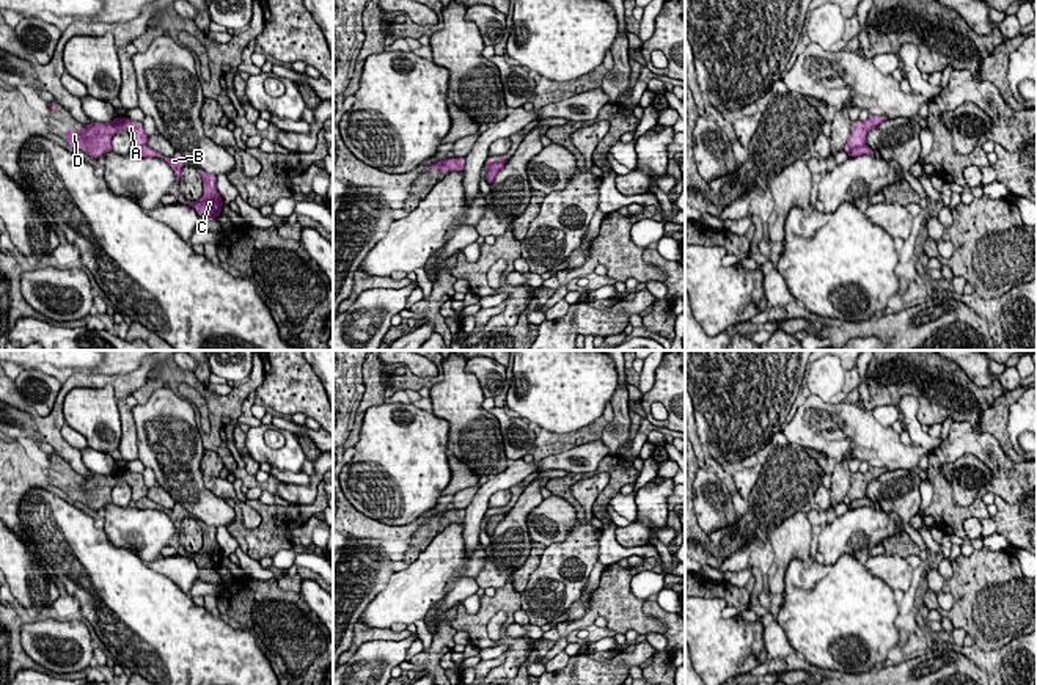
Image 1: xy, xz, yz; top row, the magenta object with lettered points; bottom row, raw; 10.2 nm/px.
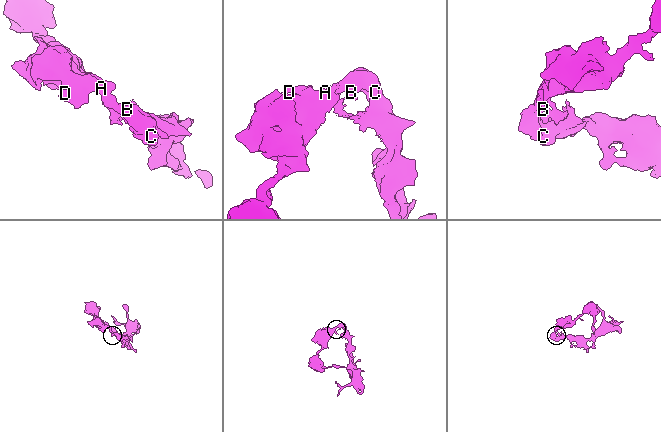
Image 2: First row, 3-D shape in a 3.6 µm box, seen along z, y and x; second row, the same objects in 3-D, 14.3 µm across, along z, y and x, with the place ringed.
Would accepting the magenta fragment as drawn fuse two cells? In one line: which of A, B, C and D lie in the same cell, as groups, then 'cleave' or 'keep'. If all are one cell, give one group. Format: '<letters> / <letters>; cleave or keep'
A D / B C; cleave

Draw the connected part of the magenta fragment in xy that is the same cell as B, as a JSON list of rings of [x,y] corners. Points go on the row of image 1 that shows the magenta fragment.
[[[141,146],[135,152],[137,152],[138,157],[159,157],[159,159],[163,159],[174,170],[176,182],[179,182],[181,171],[182,171],[181,167],[184,163],[187,163],[187,160],[179,152],[174,152],[173,157],[165,157],[165,156],[159,154],[157,151],[151,149],[149,146]]]

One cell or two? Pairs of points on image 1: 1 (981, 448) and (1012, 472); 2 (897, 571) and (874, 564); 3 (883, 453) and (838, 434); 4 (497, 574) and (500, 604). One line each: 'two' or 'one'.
1: one
2: one
3: one
4: two

